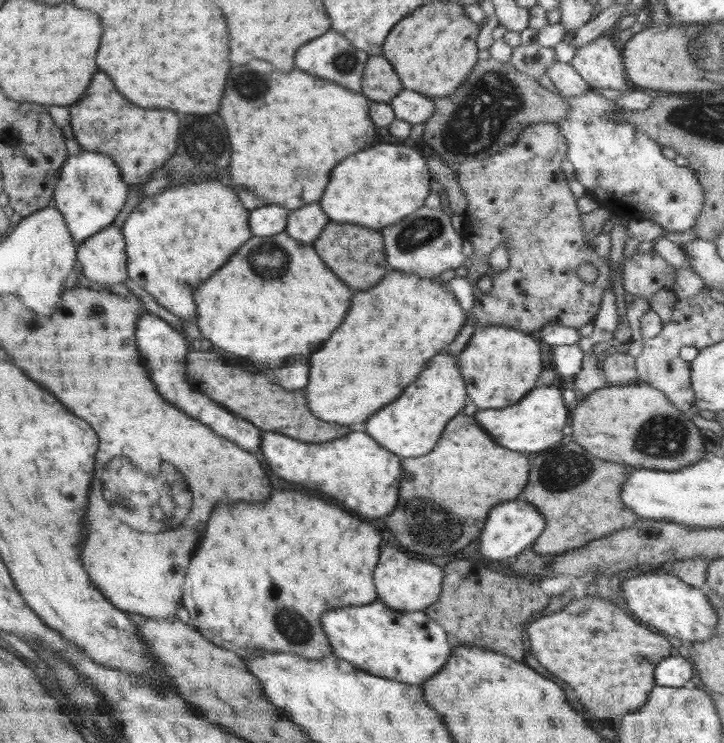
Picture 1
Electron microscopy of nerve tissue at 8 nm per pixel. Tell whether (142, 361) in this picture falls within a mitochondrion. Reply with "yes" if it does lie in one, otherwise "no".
no

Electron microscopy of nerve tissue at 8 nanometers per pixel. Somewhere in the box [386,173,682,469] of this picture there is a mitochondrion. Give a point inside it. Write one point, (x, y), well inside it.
(422, 231)

